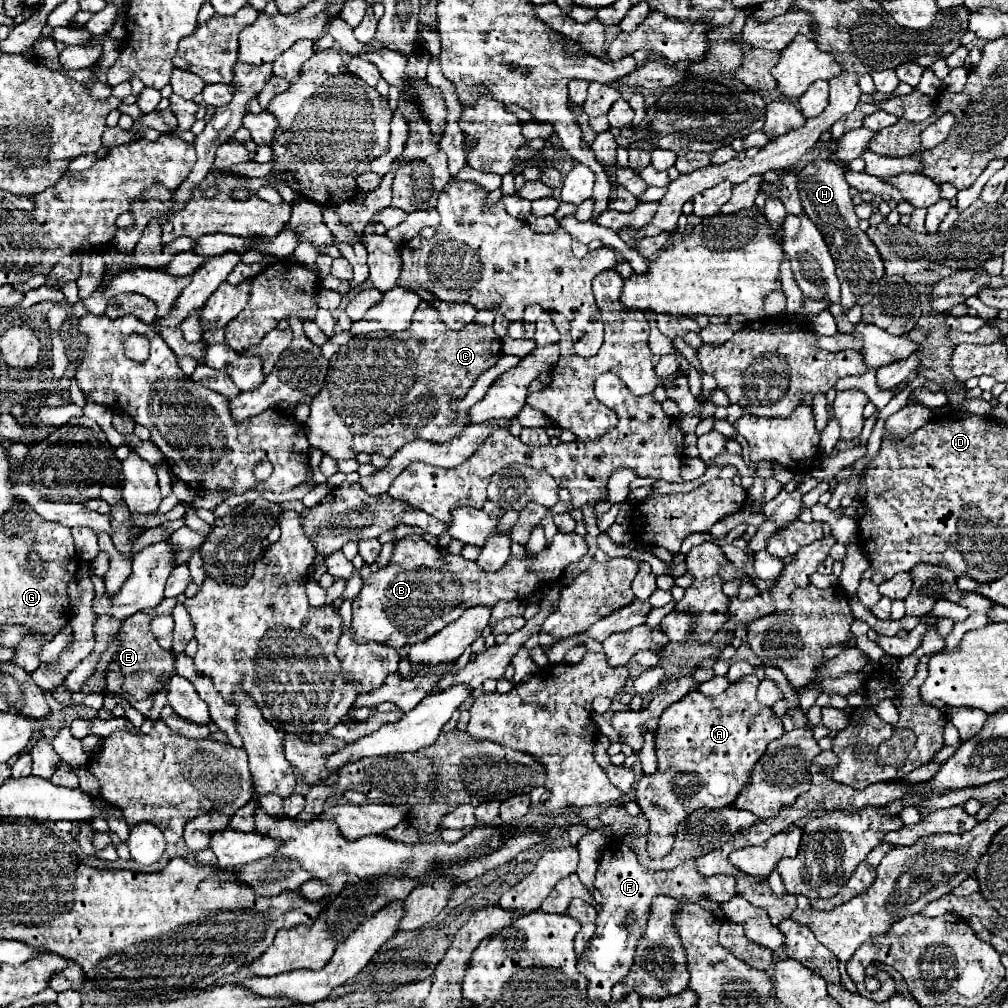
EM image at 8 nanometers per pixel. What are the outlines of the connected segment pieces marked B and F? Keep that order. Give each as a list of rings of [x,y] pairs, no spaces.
[[[576,532],[554,536],[552,546],[538,556],[510,558],[498,572],[484,572],[478,564],[456,554],[444,554],[420,536],[408,536],[394,544],[394,556],[388,566],[364,580],[360,594],[352,600],[352,638],[356,642],[378,642],[392,648],[426,642],[444,626],[458,620],[466,608],[494,606],[500,600],[524,600],[530,594],[546,590],[560,580],[564,568],[578,562],[588,552],[582,536]]]
[[[608,844],[604,848],[600,862],[598,862],[594,886],[604,896],[604,902],[600,902],[600,910],[596,916],[596,932],[590,938],[584,954],[578,956],[578,970],[588,980],[590,1006],[608,1004],[612,986],[628,974],[628,970],[634,962],[636,944],[638,944],[638,940],[644,932],[644,924],[648,920],[650,902],[654,896],[664,894],[664,896],[672,896],[676,900],[688,898],[688,902],[698,902],[702,898],[702,894],[708,894],[712,902],[726,902],[728,898],[734,896],[734,878],[732,876],[718,874],[718,876],[704,878],[702,874],[698,874],[694,860],[688,860],[674,870],[654,872],[654,870],[644,868],[638,862],[638,858],[634,856],[634,852],[624,844]]]

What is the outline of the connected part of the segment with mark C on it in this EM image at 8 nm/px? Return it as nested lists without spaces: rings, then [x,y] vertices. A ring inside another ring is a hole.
[[[422,300],[414,312],[410,327],[404,332],[404,340],[398,340],[386,332],[374,336],[354,336],[330,358],[328,378],[320,394],[310,402],[310,418],[306,422],[308,442],[318,446],[334,460],[356,458],[360,452],[392,458],[396,450],[416,438],[444,444],[470,424],[468,412],[452,410],[450,400],[462,400],[478,376],[498,364],[500,356],[502,340],[494,334],[492,326],[478,326],[470,322],[458,332],[450,330],[440,320],[438,310]]]

